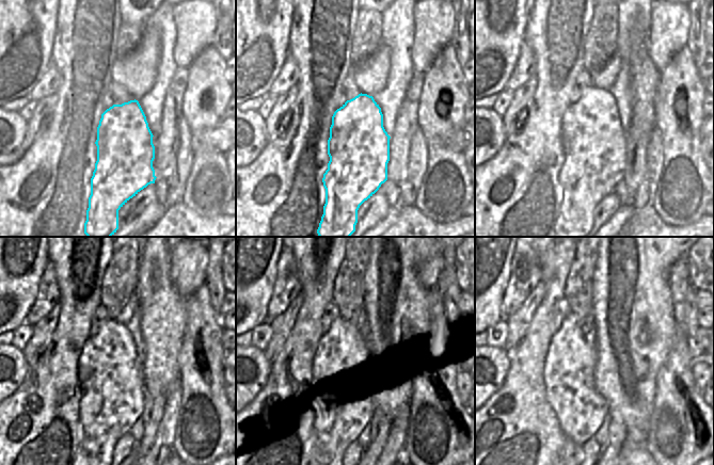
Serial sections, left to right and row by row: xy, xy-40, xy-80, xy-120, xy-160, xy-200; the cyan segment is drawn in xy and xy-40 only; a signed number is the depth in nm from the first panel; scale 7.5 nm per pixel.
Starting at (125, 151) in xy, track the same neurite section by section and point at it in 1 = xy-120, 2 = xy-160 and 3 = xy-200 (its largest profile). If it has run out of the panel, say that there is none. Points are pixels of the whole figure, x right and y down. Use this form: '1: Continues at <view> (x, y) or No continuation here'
1: Continues at xy-120 (112, 396)
2: Continues at xy-160 (346, 403)
3: Continues at xy-200 (569, 370).

